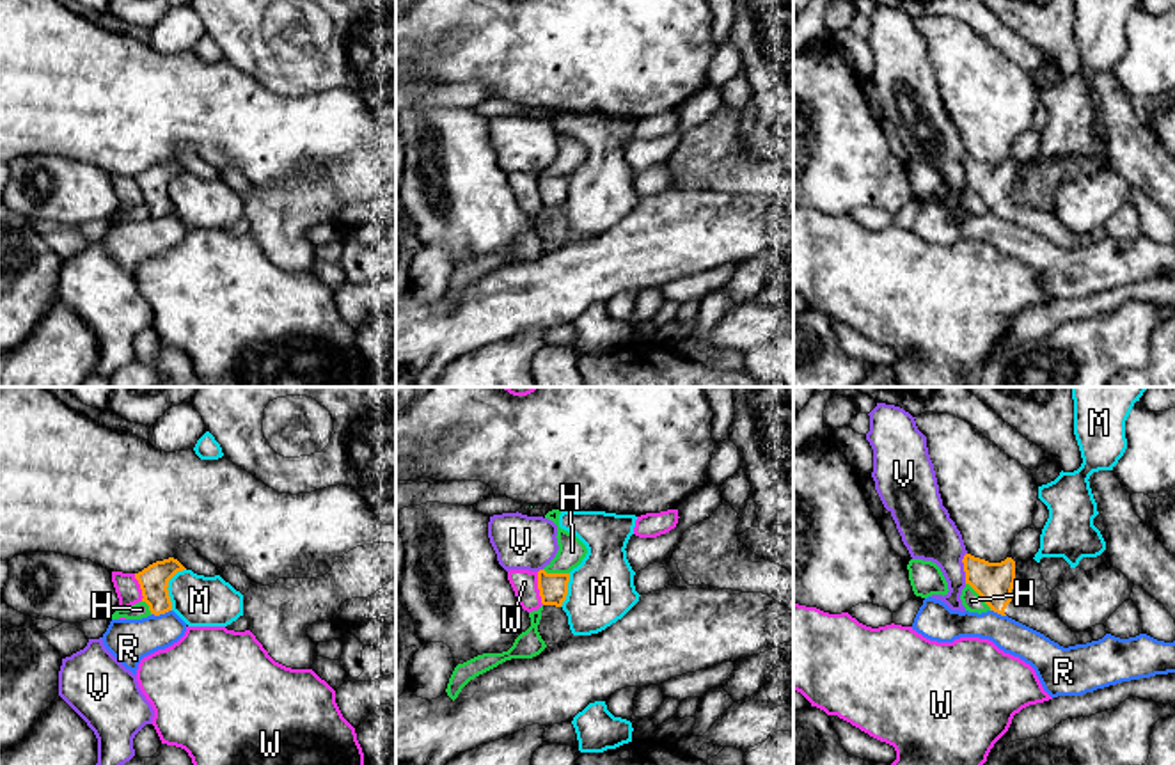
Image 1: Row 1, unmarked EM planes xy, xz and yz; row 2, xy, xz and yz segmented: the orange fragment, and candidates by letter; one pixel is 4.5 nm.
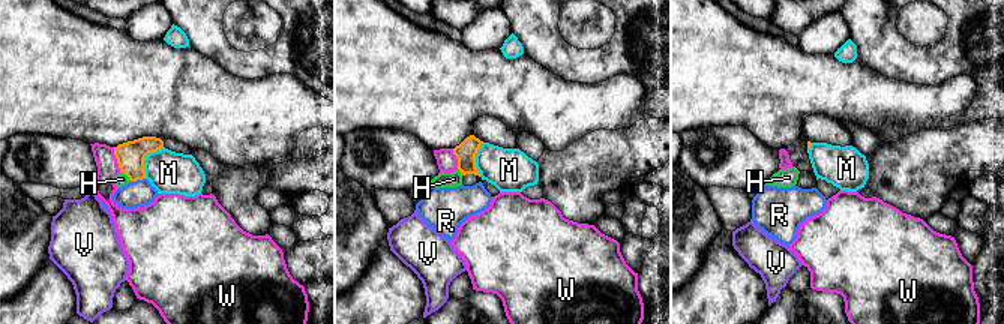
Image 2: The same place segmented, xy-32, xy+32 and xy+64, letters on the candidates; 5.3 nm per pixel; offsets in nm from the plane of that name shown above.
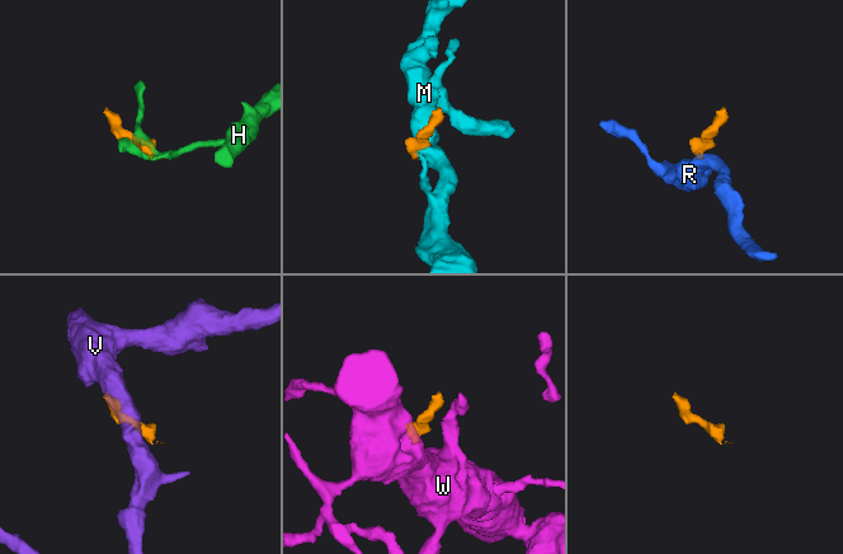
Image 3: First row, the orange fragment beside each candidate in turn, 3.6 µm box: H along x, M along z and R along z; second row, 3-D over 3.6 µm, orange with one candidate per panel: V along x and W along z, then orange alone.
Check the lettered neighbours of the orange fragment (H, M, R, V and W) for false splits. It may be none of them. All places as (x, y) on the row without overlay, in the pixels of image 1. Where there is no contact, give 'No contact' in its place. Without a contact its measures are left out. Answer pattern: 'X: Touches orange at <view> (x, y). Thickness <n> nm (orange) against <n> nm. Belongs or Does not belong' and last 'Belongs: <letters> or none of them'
H: Touches orange at yz (980, 197). Thickness 180 nm (orange) against 90 nm. Does not belong
M: Touches orange at xy (167, 189). Thickness 130 nm (orange) against 220 nm. Does not belong
R: Touches orange at xy (160, 215). Thickness 130 nm (orange) against 190 nm. Does not belong
V: Touches orange at yz (964, 171). Thickness 180 nm (orange) against 240 nm. Does not belong
W: Touches orange at xz (538, 190). Thickness 130 nm (orange) against 120 nm. Does not belong
Belongs: none of them

